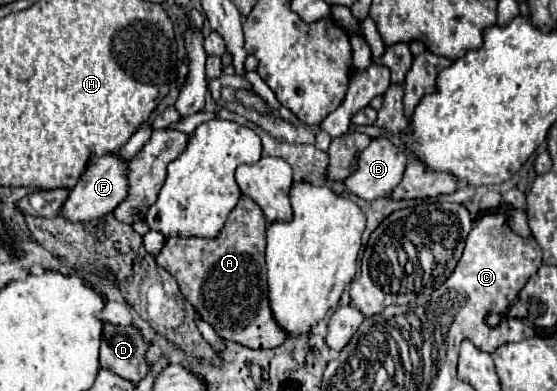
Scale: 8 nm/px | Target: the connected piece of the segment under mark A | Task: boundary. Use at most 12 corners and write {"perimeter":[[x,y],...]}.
{"perimeter":[[241,195],[219,237],[155,255],[223,339],[273,349],[265,229]]}

